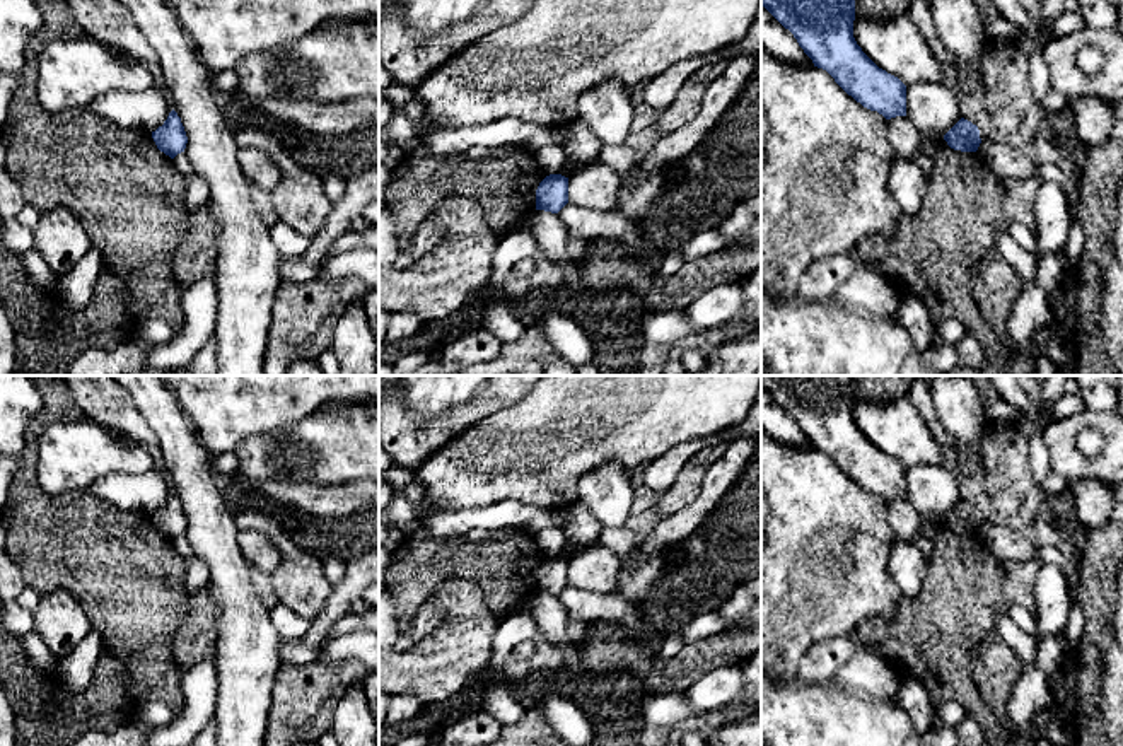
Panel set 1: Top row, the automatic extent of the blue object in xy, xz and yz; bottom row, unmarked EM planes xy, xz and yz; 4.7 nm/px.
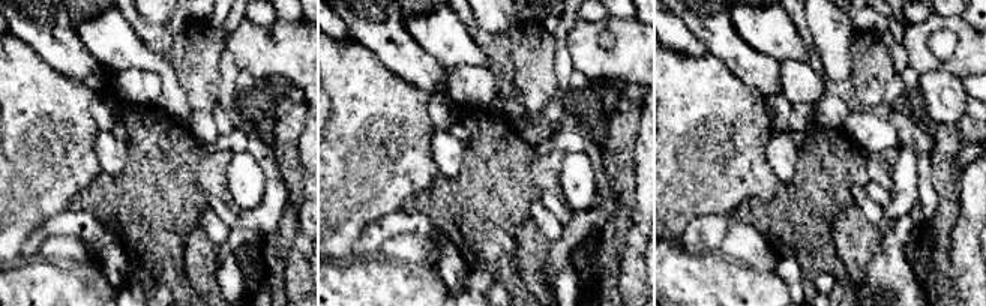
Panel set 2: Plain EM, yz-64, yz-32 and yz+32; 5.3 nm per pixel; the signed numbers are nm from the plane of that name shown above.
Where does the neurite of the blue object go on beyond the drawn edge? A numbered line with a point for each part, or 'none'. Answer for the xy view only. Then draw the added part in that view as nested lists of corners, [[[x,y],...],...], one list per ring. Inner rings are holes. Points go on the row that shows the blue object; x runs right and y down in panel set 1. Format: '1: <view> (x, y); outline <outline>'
none

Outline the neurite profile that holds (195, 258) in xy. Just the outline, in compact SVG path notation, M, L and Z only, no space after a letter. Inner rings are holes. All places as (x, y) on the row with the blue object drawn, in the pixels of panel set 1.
M207 205L191 213L189 229L172 254L174 280L184 290L217 271L217 224Z

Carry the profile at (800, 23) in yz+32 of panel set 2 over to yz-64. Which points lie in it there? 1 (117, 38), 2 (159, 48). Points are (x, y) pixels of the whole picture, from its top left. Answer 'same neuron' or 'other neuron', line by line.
1: other neuron
2: same neuron

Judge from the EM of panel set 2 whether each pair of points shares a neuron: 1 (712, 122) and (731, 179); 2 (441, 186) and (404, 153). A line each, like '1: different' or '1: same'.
1: same
2: different

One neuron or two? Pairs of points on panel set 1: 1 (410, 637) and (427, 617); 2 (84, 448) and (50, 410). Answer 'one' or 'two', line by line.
1: one
2: two

